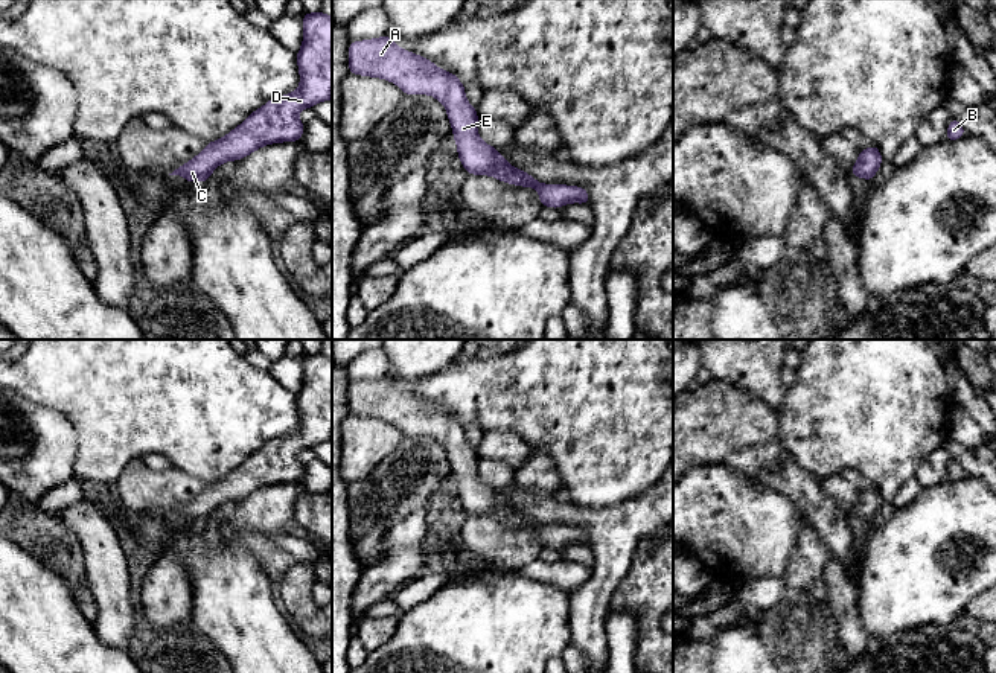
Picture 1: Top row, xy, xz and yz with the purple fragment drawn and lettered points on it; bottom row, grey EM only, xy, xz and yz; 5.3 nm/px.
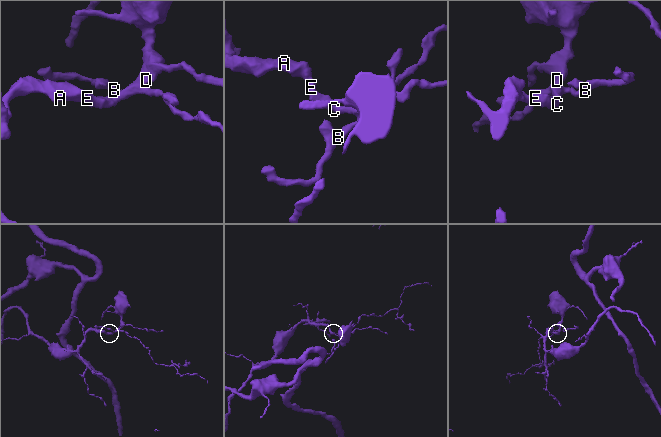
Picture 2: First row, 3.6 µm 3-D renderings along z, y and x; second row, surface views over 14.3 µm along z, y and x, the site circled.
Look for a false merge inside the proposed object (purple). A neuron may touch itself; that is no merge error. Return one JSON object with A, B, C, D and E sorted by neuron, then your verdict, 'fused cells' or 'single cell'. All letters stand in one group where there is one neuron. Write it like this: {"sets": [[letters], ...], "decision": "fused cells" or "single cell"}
{"sets": [["A", "B", "C", "D", "E"]], "decision": "single cell"}

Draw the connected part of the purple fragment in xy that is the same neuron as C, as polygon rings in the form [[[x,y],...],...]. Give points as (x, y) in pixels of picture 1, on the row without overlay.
[[[321,352],[303,355],[303,385],[297,393],[297,405],[297,432],[268,442],[238,469],[207,484],[195,499],[169,516],[181,516],[189,524],[209,522],[212,512],[225,502],[238,502],[270,484],[298,483],[305,466],[297,455],[332,440],[332,358]]]

